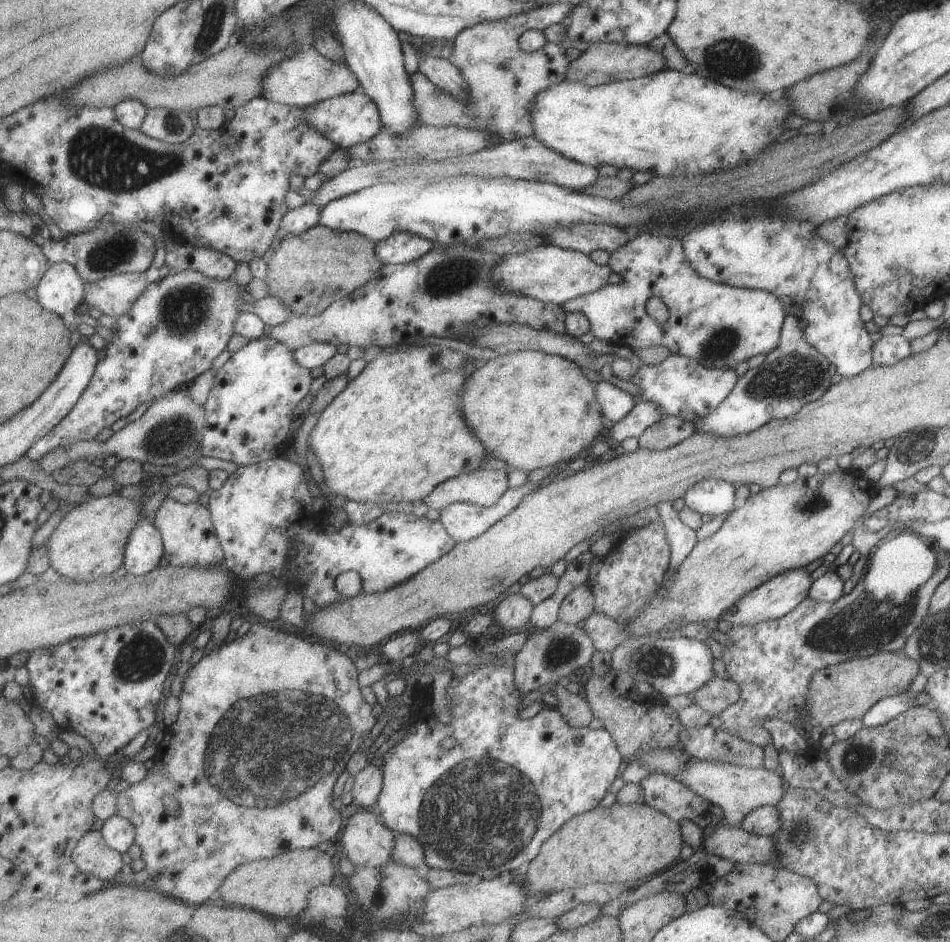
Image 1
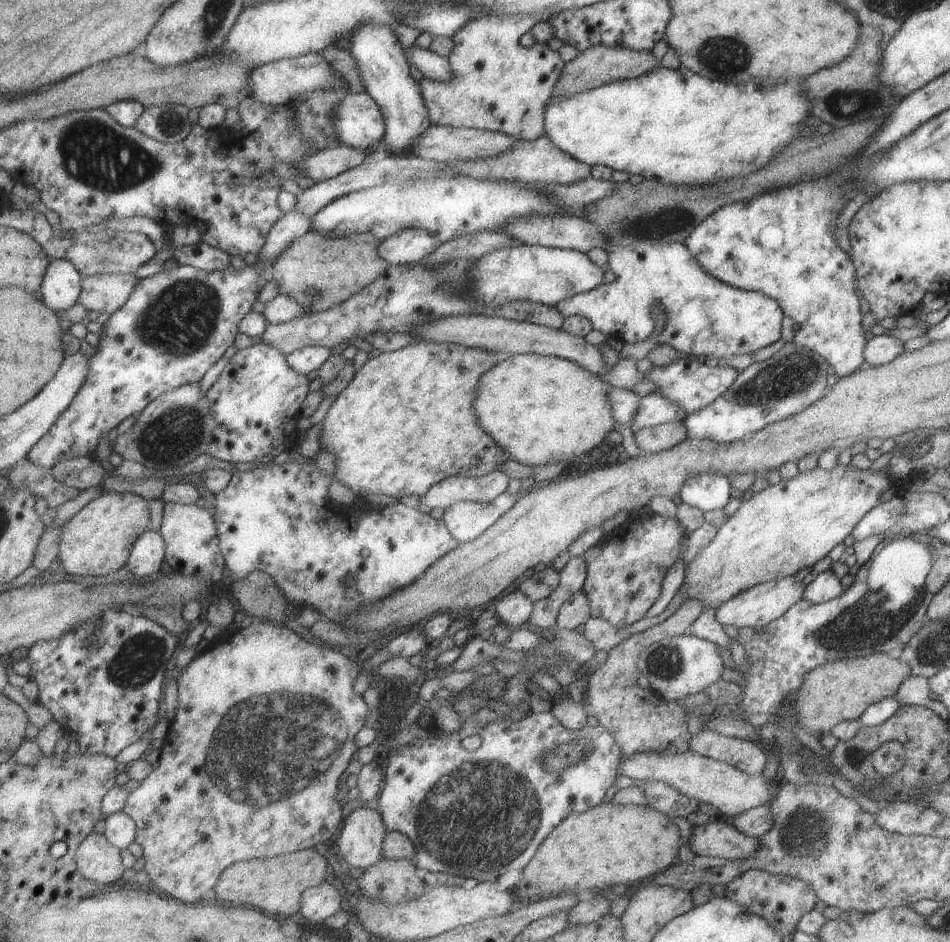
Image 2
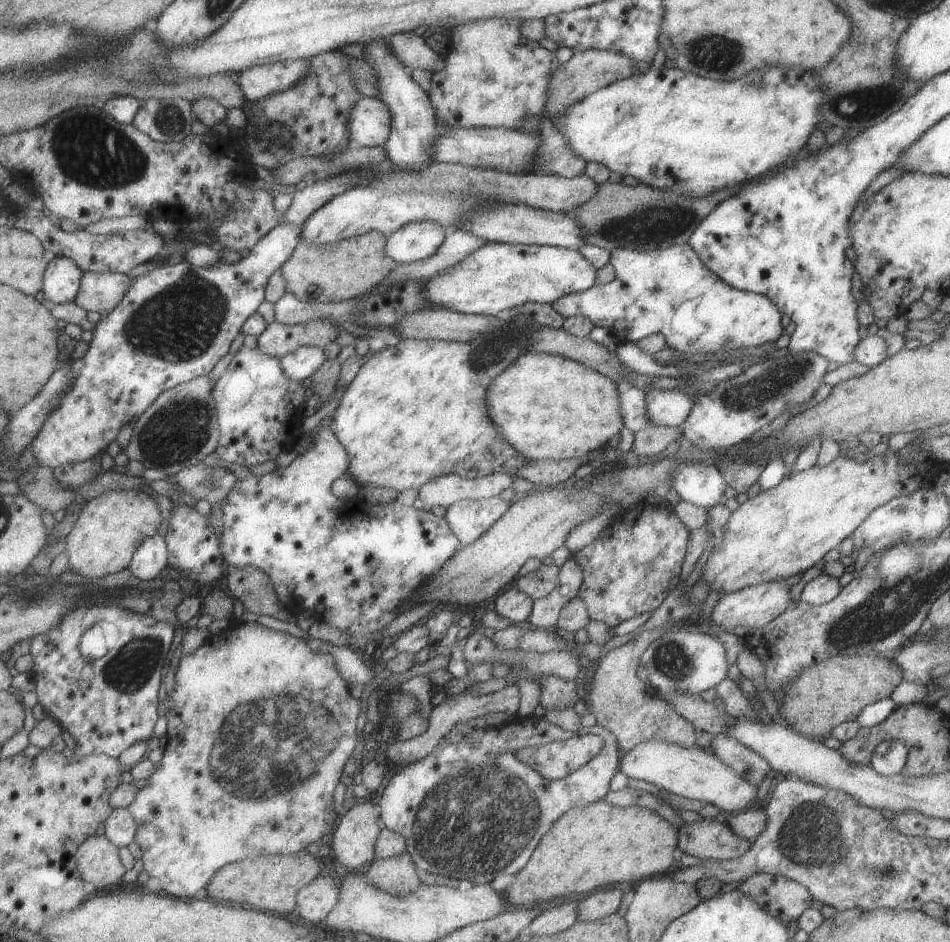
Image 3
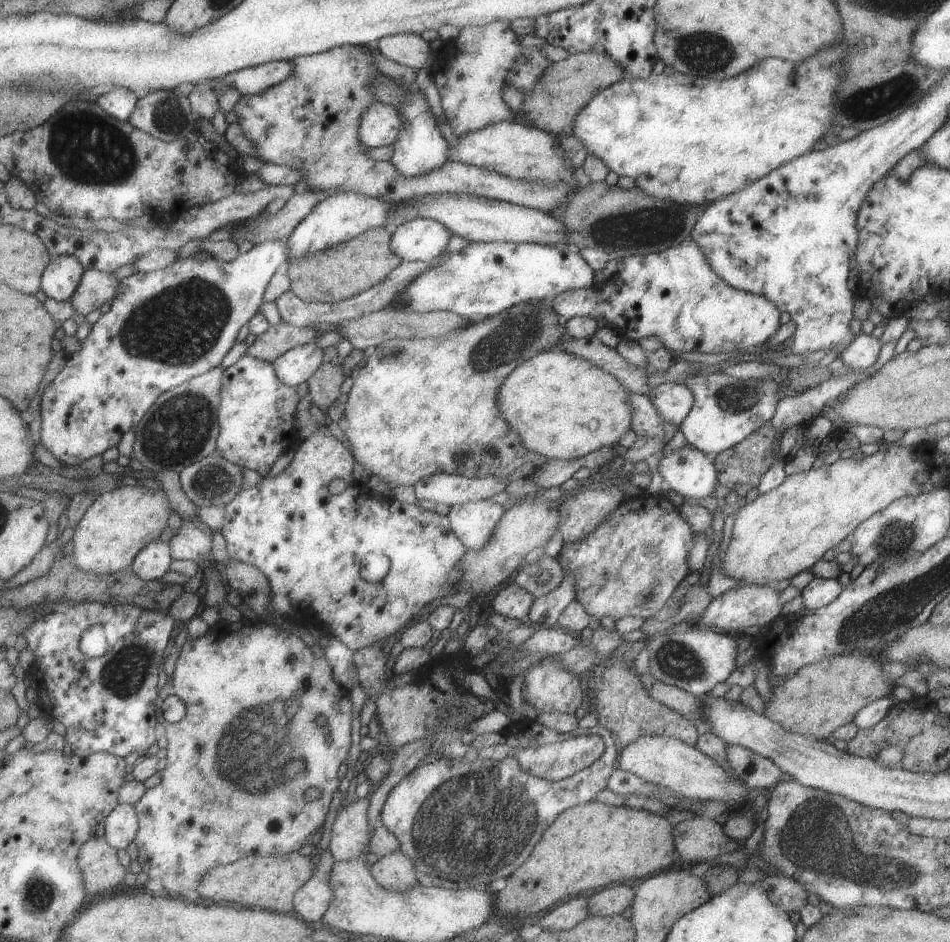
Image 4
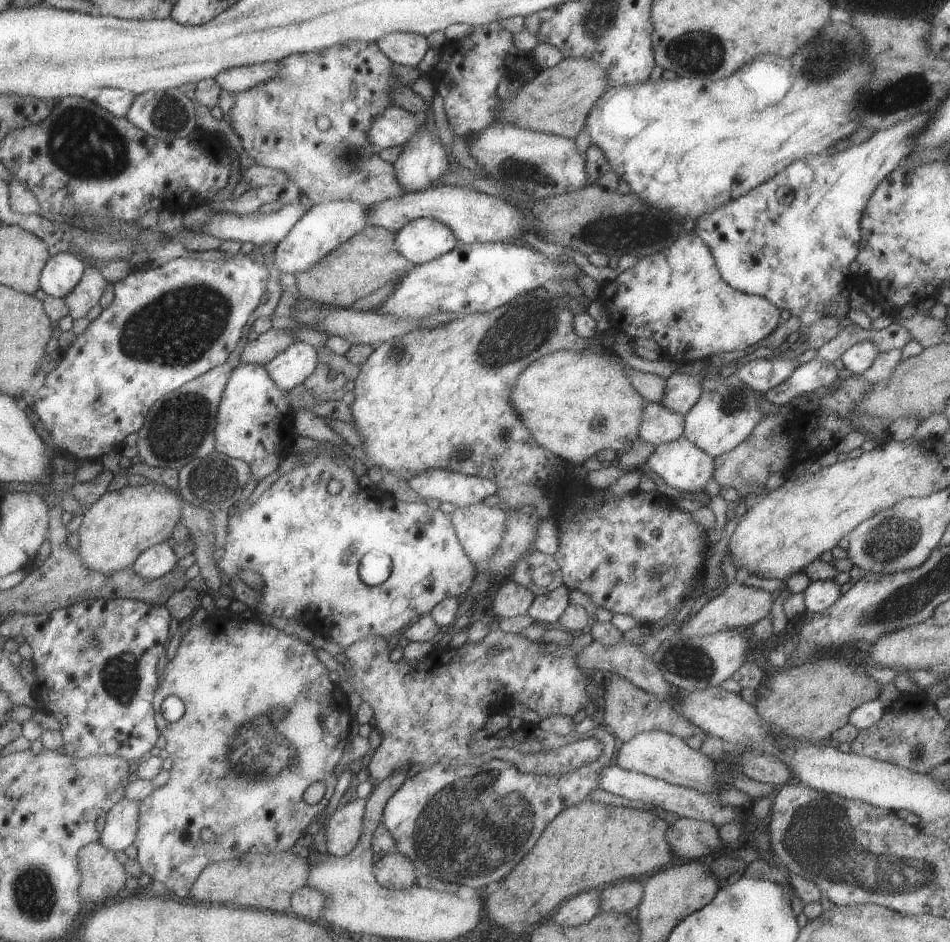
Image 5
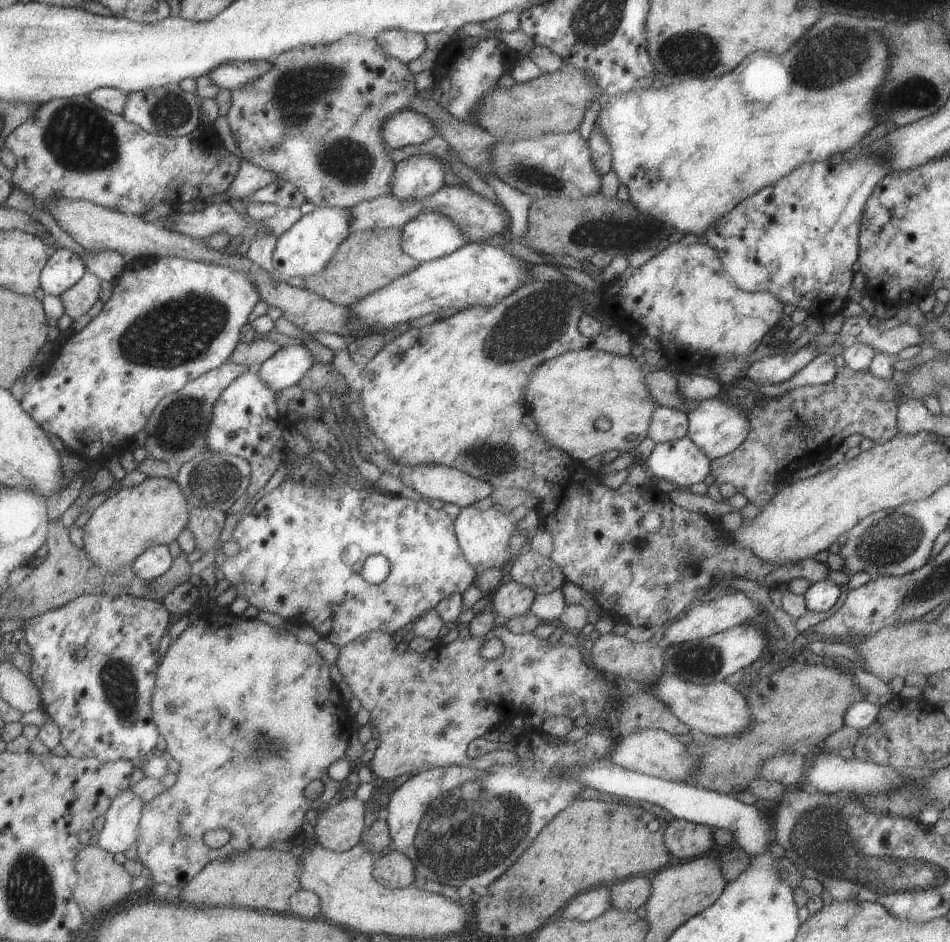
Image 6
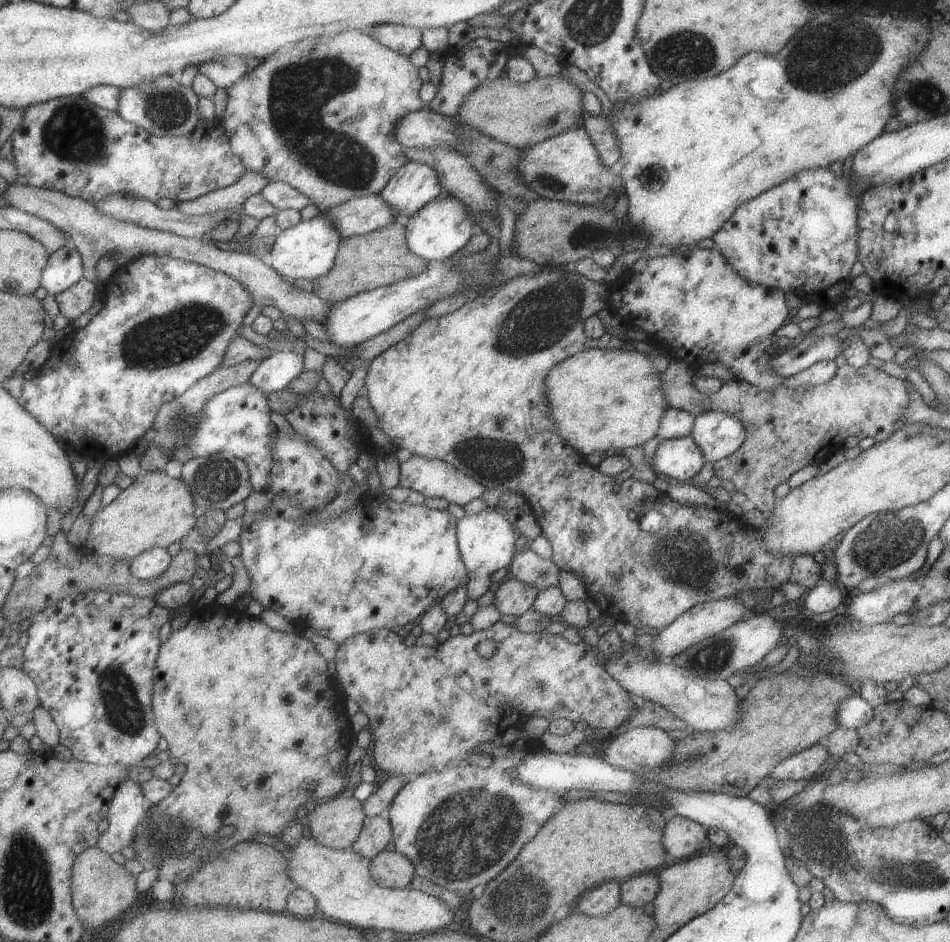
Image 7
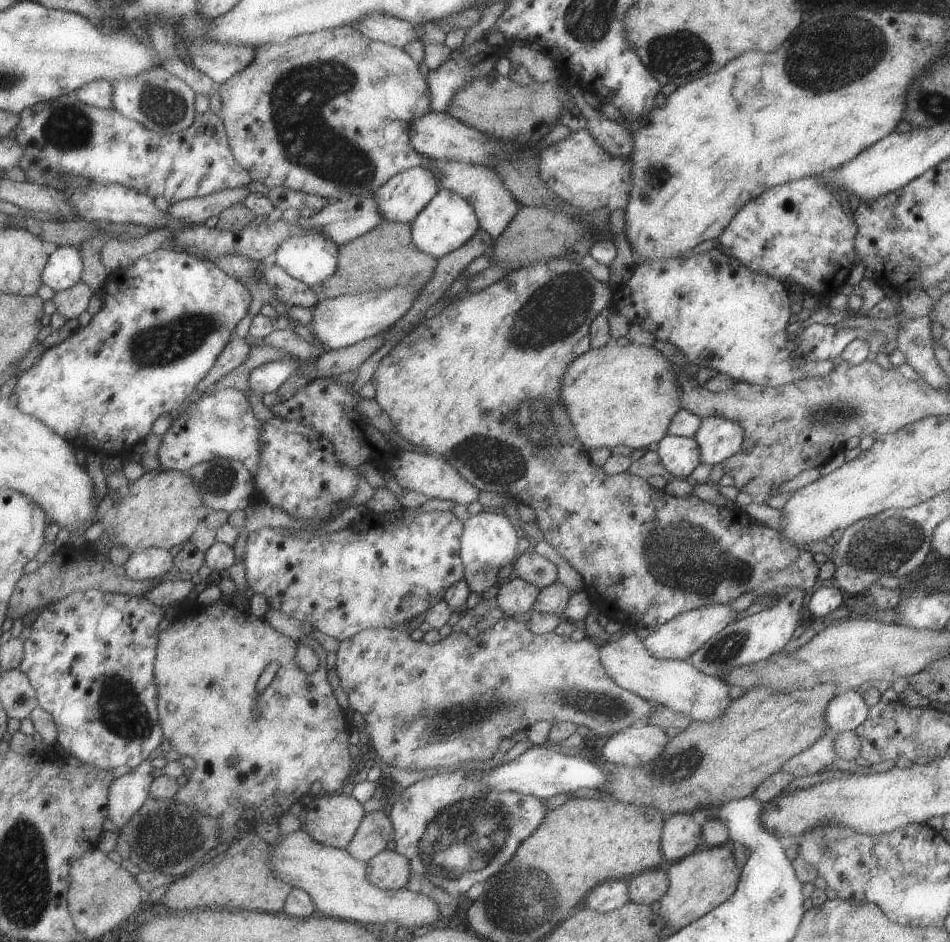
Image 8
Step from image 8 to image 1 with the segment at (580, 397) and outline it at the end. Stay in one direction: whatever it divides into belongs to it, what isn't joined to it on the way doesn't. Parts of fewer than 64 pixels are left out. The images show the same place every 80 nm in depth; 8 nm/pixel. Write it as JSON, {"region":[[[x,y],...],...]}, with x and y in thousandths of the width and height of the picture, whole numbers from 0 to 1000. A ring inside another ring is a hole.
{"region":[[[544,373],[533,377],[519,377],[486,408],[484,434],[495,458],[506,468],[512,479],[554,503],[563,498],[578,498],[586,490],[602,488],[616,480],[637,462],[636,442],[625,419],[626,406],[619,403],[611,389],[599,381],[575,377],[569,373]]]}

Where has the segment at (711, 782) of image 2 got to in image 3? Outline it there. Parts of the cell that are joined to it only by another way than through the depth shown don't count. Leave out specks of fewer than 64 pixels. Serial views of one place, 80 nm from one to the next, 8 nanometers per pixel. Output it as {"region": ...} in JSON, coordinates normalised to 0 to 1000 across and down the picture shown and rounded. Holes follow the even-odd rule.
{"region":[[[675,787],[663,797],[654,799],[651,817],[662,826],[679,828],[719,847],[747,851],[763,865],[774,864],[795,851],[797,835],[782,828],[769,814],[753,801],[734,792],[721,794],[706,787]]]}

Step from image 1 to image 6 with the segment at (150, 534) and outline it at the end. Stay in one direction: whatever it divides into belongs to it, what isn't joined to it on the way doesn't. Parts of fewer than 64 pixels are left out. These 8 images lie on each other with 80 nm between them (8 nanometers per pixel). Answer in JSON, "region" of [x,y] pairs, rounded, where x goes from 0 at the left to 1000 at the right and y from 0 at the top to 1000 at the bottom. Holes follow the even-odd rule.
{"region":[[[163,579],[152,584],[137,599],[141,610],[148,616],[159,617],[172,609],[181,598],[174,579]]]}

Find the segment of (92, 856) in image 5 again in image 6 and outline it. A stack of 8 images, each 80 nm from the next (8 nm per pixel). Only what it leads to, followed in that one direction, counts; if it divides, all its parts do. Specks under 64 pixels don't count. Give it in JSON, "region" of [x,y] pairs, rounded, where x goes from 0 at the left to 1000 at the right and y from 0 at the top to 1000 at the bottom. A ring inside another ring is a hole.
{"region":[[[94,897],[86,900],[79,908],[78,914],[81,936],[77,942],[76,952],[89,975],[119,968],[118,962],[129,958],[138,947],[138,930],[132,925],[132,920],[121,915],[119,908],[104,898]]]}

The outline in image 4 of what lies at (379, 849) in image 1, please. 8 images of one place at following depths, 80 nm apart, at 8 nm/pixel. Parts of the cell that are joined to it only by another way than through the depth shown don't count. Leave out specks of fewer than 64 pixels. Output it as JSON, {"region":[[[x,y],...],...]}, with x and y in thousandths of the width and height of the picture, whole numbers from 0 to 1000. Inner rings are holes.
{"region":[[[385,846],[375,847],[354,864],[347,892],[342,897],[352,914],[369,913],[386,904],[391,887],[386,873],[387,854]]]}

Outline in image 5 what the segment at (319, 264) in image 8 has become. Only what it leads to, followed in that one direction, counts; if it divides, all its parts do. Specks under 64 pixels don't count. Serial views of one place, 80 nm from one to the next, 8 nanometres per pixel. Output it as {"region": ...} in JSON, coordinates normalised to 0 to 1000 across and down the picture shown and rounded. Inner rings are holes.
{"region":[[[344,212],[328,218],[311,235],[308,242],[288,260],[288,281],[296,290],[321,289],[357,259],[367,255],[386,240],[386,220],[372,212]]]}

